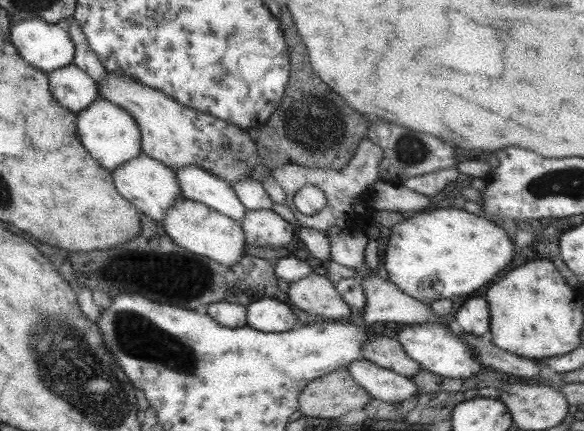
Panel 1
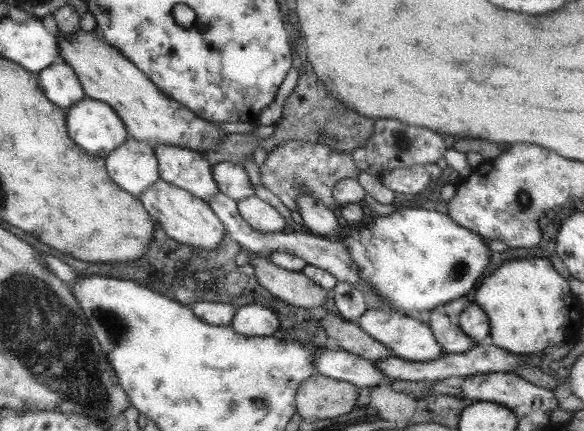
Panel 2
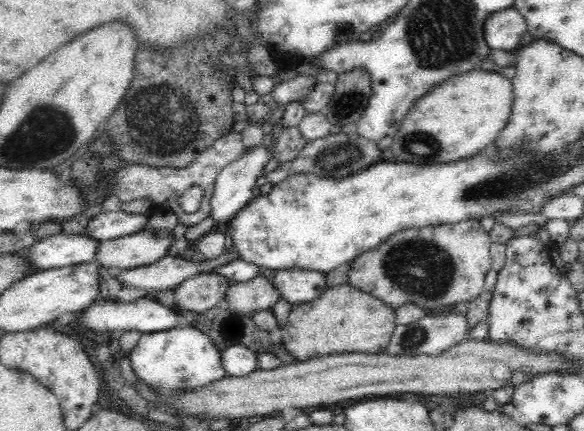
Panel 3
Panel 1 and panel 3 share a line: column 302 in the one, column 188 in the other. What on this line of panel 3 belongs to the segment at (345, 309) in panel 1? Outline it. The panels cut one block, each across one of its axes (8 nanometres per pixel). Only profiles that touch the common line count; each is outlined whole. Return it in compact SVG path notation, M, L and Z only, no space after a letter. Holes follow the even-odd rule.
M200 273L186 278L172 289L172 308L190 312L206 312L214 308L222 299L231 283L214 273Z

